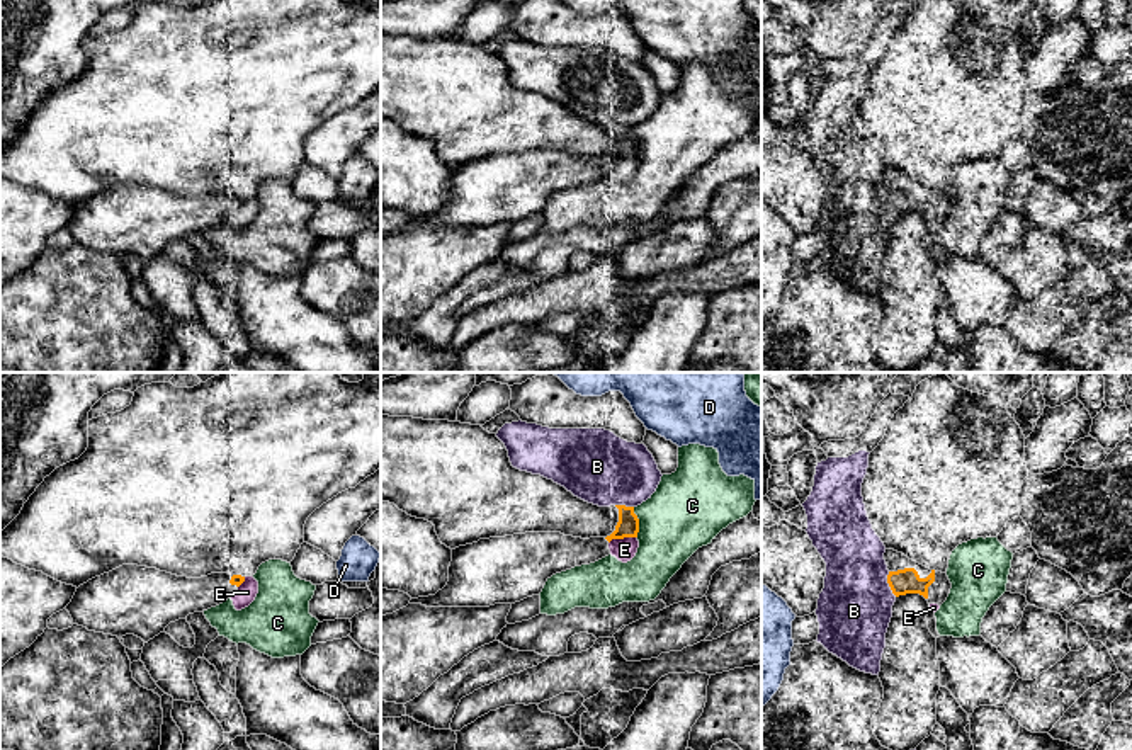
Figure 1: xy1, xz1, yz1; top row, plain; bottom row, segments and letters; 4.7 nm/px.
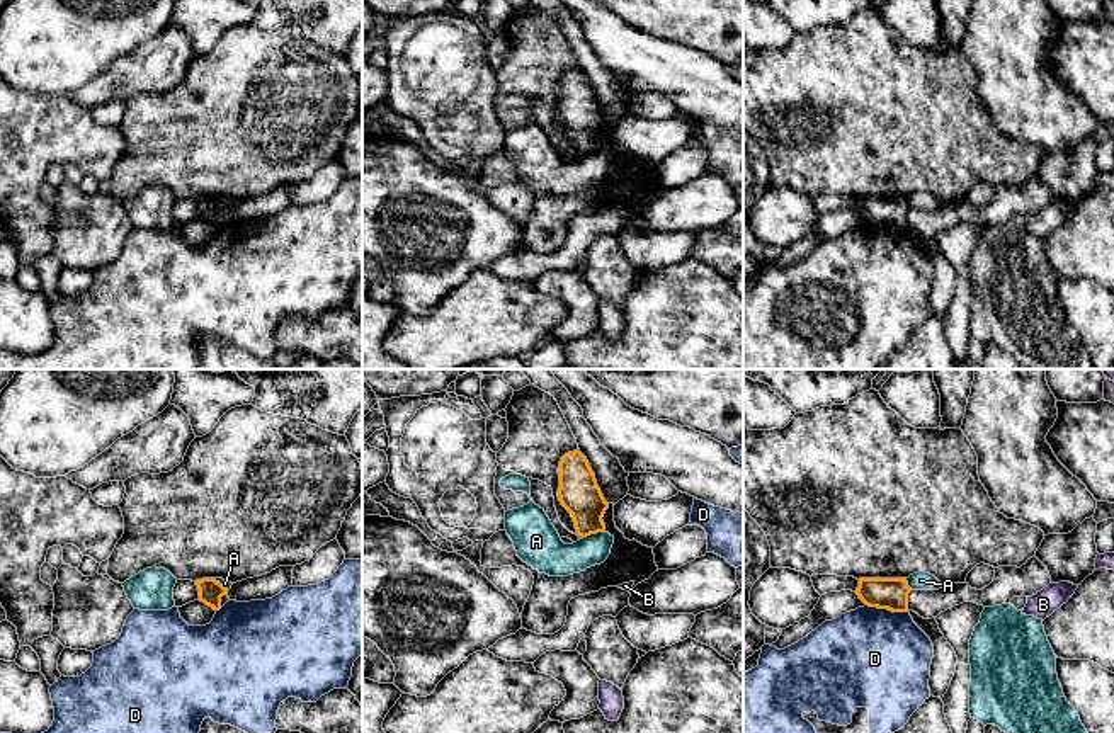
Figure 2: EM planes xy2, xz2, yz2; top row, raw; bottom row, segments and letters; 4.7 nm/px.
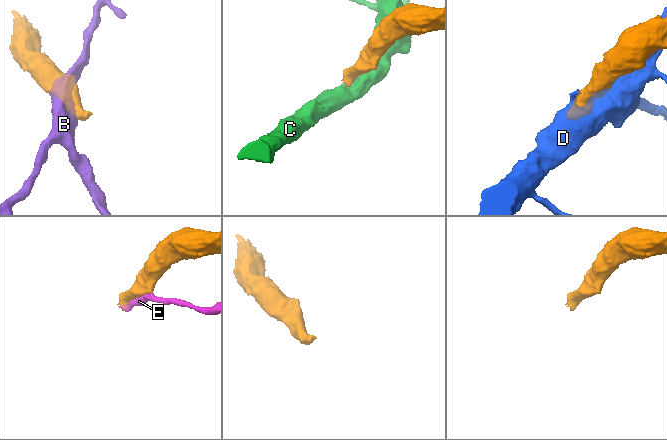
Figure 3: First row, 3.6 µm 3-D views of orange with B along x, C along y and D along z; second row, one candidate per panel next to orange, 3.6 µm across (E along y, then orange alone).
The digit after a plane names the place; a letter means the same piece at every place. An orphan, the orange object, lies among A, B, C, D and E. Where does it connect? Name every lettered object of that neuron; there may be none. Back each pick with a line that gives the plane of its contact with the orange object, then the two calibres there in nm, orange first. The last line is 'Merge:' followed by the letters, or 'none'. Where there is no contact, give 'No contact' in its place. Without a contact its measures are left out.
Merge: none

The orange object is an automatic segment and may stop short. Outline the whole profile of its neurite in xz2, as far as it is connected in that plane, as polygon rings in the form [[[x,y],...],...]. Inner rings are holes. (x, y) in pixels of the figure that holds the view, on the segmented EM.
[[[580,451],[568,452],[560,461],[558,497],[561,505],[571,514],[578,536],[587,537],[605,532],[602,517],[609,503],[587,457]]]

